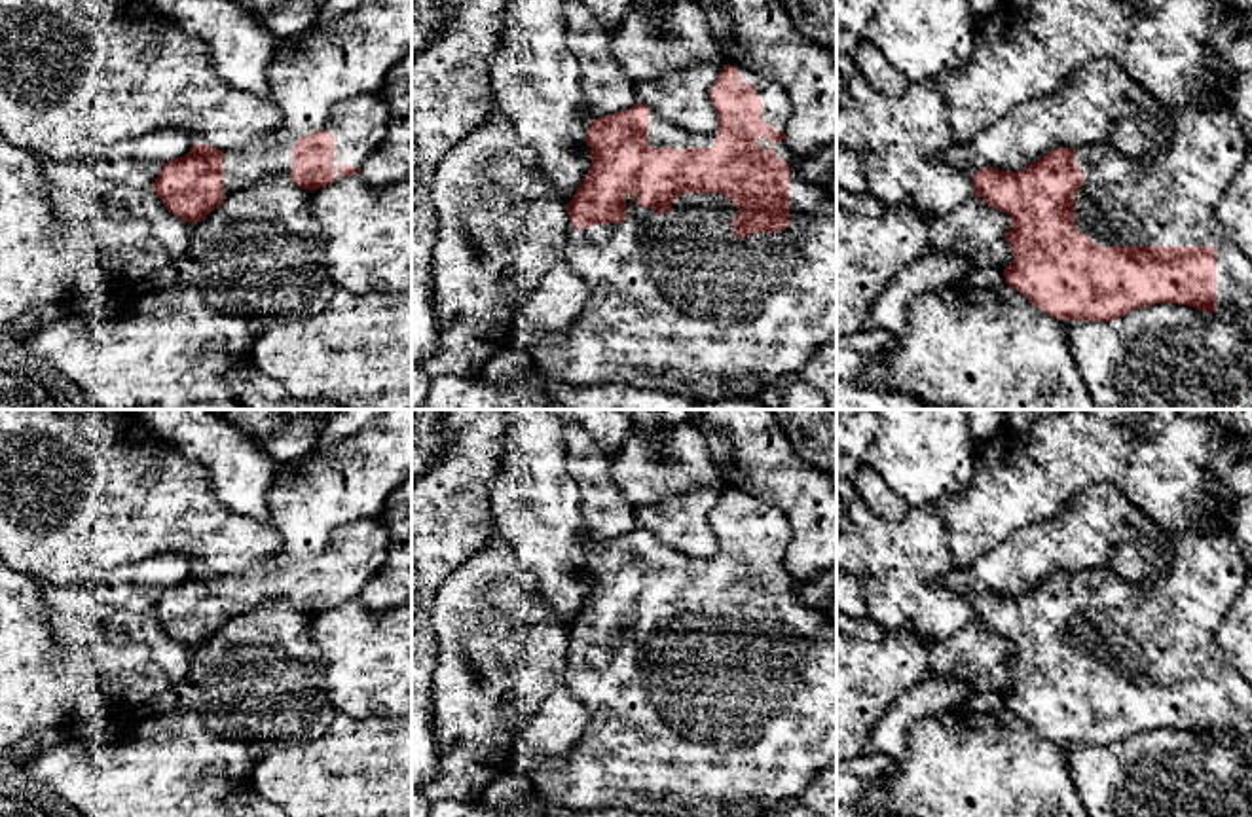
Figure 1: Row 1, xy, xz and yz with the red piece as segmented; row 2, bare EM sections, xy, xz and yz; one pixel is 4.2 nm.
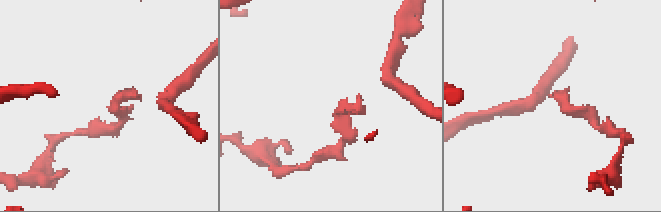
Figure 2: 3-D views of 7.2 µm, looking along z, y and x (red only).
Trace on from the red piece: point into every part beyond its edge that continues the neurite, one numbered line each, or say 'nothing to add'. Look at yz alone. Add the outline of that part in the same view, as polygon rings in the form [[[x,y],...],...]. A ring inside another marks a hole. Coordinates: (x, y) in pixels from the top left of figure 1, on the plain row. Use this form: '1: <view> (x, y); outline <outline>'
1: yz (1171, 628); outline [[[1178,531],[1172,559],[1144,595],[1108,565],[1076,572],[1083,608],[1076,618],[1076,654],[1098,671],[1214,671],[1216,734],[1252,735],[1252,686],[1225,663],[1214,633],[1248,580],[1248,567],[1231,533]]]

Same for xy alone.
1: xy (359, 550); outline [[[381,516],[353,521],[330,535],[324,557],[334,559],[334,605],[347,588],[357,593],[383,567],[391,536]]]

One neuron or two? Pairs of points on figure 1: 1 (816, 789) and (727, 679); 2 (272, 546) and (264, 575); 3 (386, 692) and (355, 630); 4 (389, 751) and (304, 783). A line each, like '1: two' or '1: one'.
1: two
2: two
3: one
4: one

